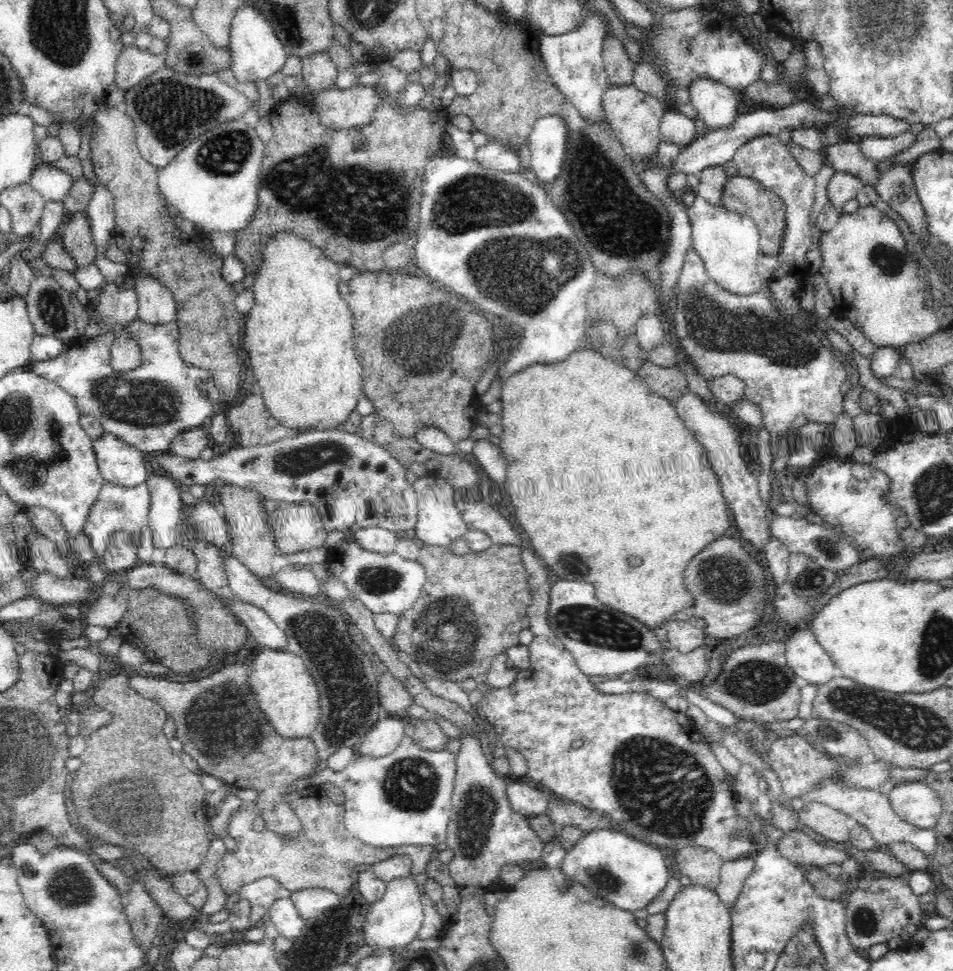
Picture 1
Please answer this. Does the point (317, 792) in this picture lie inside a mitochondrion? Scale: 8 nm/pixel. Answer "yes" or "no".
no

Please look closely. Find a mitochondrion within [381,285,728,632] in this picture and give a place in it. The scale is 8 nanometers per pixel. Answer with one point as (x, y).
(422, 338)

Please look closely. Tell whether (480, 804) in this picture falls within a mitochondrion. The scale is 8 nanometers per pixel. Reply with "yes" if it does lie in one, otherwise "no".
yes

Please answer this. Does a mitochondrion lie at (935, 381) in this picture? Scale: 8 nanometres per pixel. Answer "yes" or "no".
no

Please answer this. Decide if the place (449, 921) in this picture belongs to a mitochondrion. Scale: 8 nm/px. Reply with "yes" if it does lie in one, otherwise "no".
no

